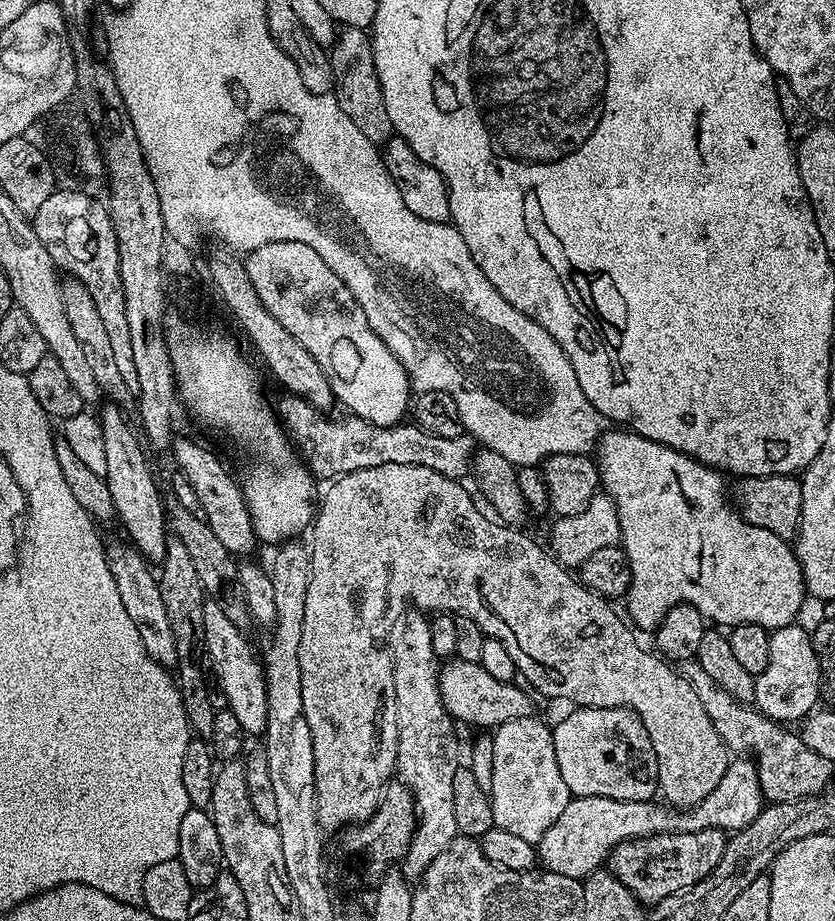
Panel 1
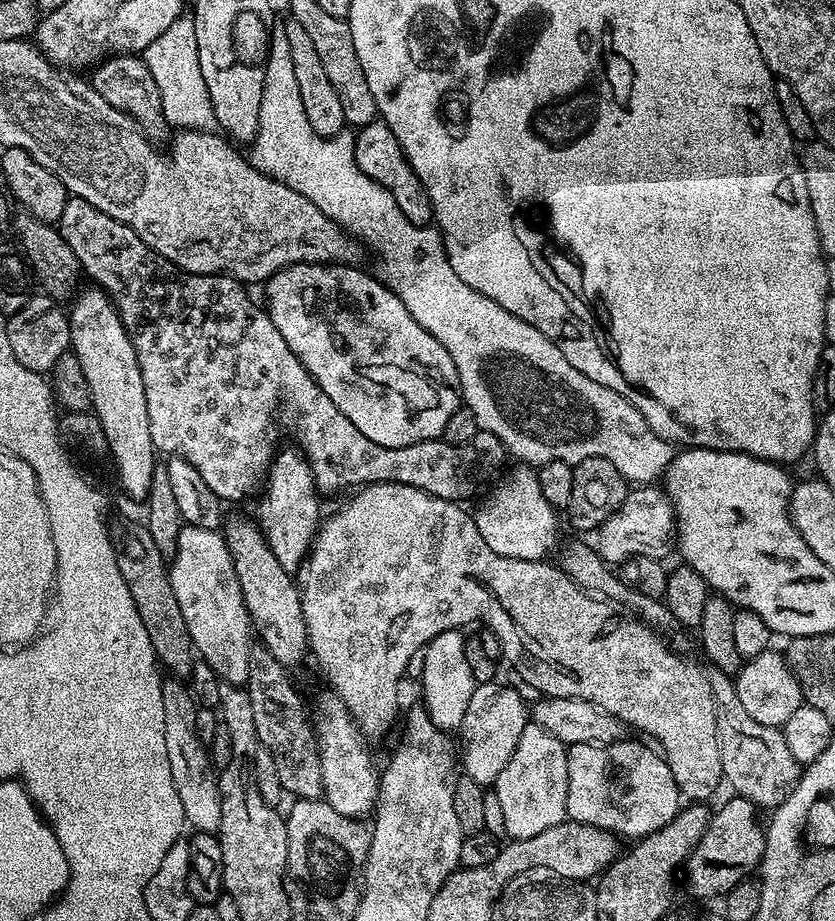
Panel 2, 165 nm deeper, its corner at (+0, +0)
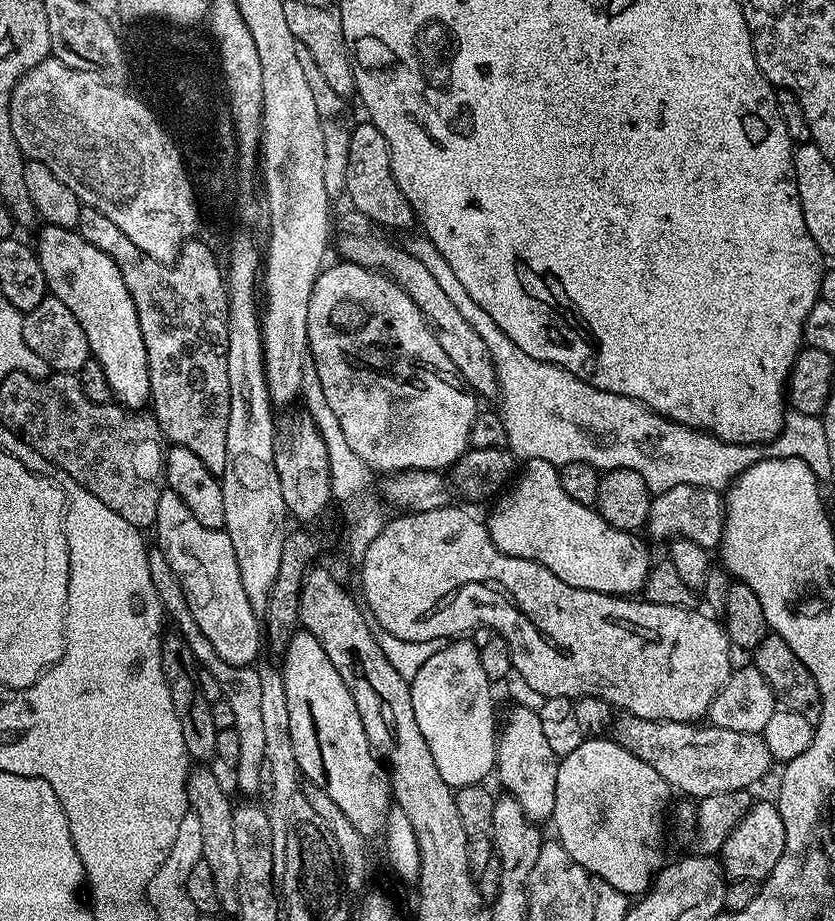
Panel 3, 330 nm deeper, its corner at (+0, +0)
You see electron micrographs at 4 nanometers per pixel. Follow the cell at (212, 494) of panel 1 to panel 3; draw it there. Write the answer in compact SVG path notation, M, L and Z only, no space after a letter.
M307 630L293 631L288 648L282 653L282 660L286 707L290 712L290 738L293 740L299 775L305 781L312 780L308 782L315 787L323 788L334 806L338 806L338 810L342 810L342 814L346 814L346 818L350 818L352 825L360 832L379 833L388 819L390 777L378 763L378 757L366 738L362 718L358 718L358 706L354 706L354 698L346 682L342 682L342 674L334 670L334 662L330 662L326 650L322 650L322 642L318 642L318 638Z

